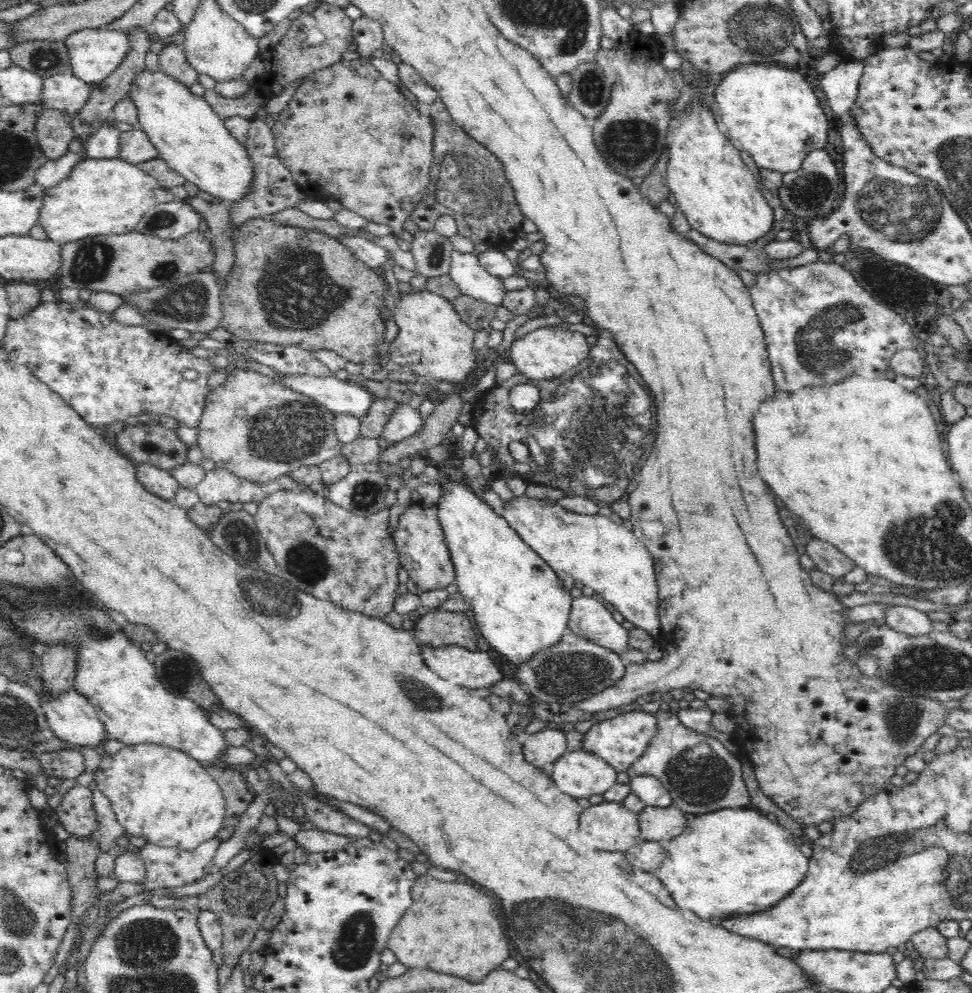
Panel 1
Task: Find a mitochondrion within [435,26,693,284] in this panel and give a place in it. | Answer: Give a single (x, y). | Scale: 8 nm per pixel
(628, 143)

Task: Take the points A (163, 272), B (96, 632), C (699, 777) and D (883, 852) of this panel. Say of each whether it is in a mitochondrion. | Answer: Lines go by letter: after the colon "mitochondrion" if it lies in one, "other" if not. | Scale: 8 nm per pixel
A: mitochondrion
B: mitochondrion
C: mitochondrion
D: mitochondrion

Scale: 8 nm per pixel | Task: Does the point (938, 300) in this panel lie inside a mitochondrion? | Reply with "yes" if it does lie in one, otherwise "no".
no

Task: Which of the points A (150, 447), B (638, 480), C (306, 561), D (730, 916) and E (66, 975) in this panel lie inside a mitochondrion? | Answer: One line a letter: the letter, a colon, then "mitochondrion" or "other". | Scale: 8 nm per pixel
A: mitochondrion
B: mitochondrion
C: mitochondrion
D: other
E: other

